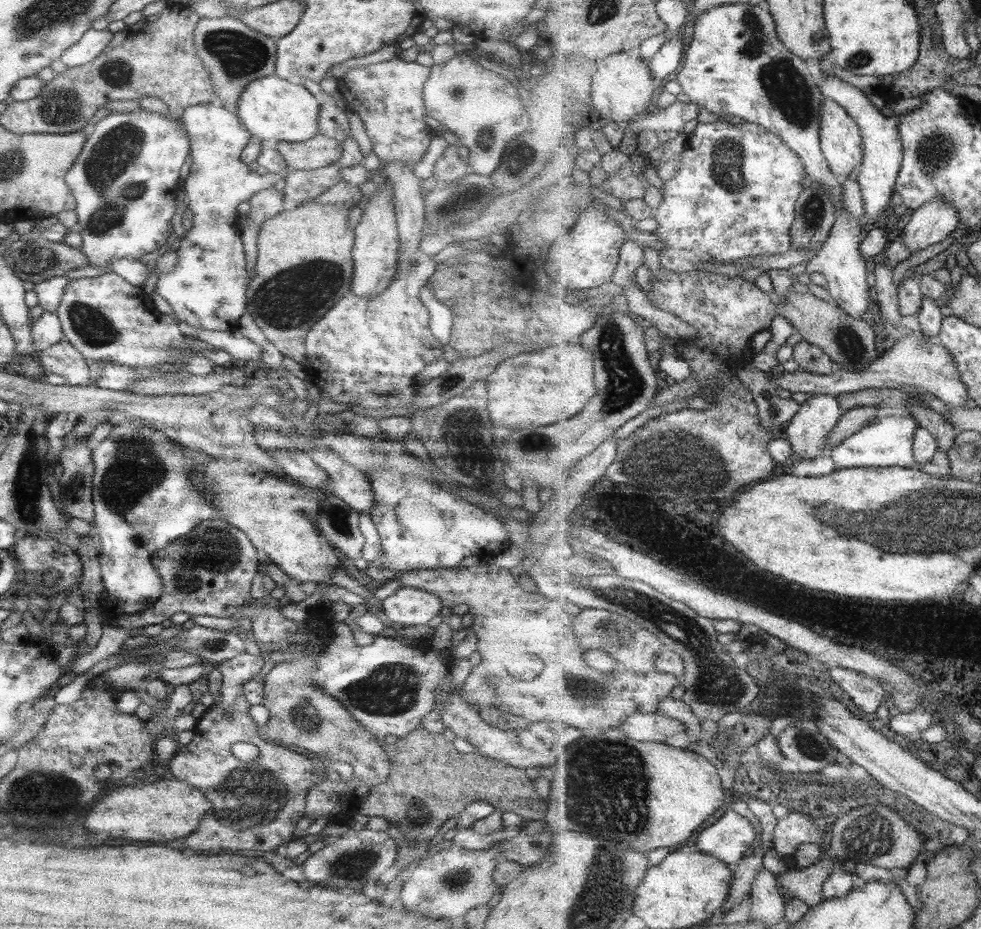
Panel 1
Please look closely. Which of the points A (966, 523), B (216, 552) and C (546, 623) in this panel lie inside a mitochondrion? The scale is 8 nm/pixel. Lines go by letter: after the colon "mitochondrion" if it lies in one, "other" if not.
A: mitochondrion
B: mitochondrion
C: other

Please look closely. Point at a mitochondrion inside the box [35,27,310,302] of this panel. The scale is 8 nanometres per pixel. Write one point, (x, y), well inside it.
(106, 166)

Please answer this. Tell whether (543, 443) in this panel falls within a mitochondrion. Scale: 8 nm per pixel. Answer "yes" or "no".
yes

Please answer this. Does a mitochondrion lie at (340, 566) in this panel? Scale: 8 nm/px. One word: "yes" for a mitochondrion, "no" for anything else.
no

